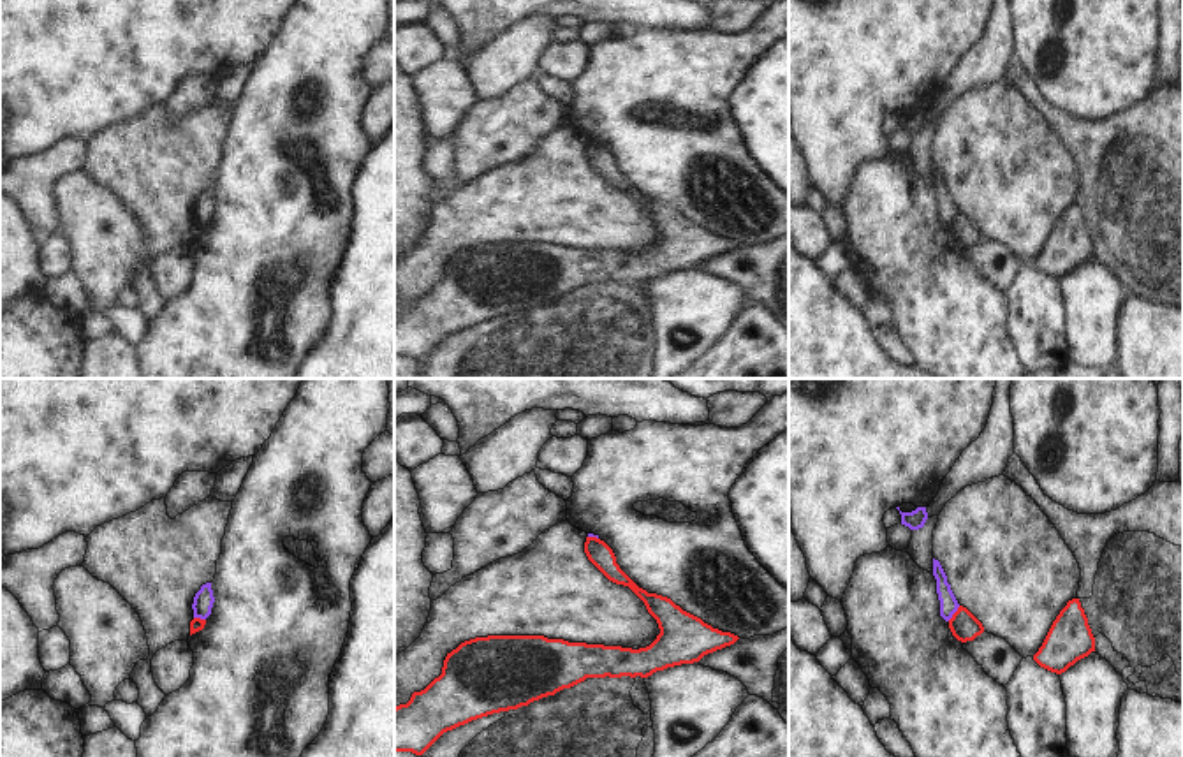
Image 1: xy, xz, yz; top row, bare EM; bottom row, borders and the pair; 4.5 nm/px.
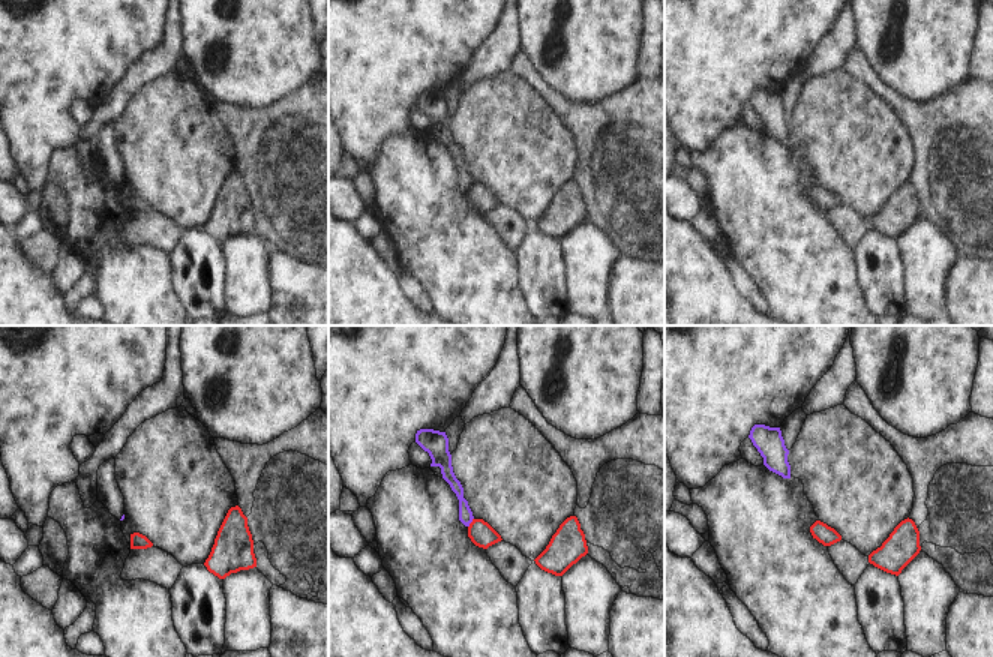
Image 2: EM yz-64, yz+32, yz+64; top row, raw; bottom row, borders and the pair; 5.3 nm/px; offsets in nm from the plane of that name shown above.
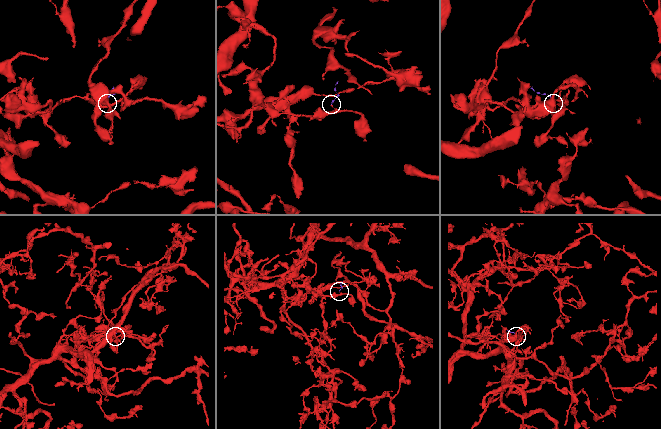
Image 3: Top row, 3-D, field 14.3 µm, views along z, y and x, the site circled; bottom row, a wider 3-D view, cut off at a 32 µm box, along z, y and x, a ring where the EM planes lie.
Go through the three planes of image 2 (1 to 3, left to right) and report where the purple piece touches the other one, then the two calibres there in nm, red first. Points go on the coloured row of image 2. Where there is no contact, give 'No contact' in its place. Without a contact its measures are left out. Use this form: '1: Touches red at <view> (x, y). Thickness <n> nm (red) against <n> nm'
1: No contact
2: Touches red at yz+32 (471, 522). Thickness 140 nm (red) against 80 nm
3: No contact

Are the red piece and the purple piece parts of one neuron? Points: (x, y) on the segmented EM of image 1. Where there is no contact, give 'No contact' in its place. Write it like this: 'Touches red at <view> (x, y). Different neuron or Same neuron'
Touches red at yz (955, 613). Different neuron

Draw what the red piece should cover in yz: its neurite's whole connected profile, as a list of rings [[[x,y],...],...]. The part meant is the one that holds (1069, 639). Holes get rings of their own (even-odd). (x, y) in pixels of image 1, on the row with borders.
[[[1072,599],[1053,621],[1033,660],[1056,674],[1095,651],[1095,637],[1079,599]]]

